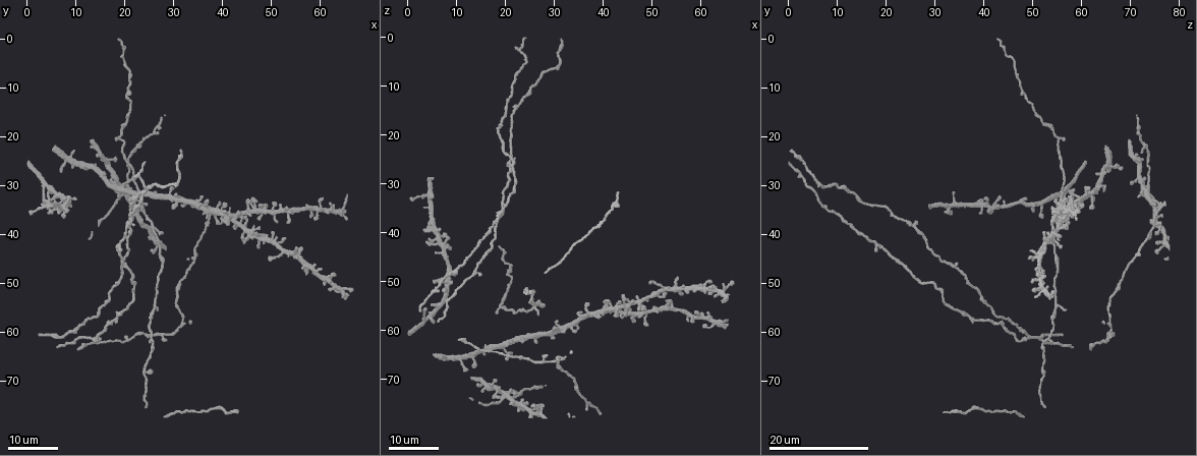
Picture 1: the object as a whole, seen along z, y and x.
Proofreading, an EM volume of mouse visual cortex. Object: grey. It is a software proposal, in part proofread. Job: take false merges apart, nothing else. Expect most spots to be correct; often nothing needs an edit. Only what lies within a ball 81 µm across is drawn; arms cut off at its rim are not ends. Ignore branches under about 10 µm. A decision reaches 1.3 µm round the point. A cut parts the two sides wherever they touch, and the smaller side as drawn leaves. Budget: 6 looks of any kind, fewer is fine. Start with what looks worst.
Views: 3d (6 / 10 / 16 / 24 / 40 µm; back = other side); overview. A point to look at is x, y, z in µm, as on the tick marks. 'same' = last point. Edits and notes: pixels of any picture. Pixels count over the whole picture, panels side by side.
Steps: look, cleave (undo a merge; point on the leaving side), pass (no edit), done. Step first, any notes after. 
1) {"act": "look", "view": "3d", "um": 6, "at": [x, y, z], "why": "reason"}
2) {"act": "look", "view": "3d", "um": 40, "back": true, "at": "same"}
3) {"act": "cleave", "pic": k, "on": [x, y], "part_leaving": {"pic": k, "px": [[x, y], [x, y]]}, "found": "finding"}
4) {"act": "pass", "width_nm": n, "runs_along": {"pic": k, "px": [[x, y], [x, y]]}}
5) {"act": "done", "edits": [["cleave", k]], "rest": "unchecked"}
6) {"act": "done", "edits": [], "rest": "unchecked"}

{"act": "look", "view": "3d", "um": 16, "at": [25.5, 54.5, 55.0]}

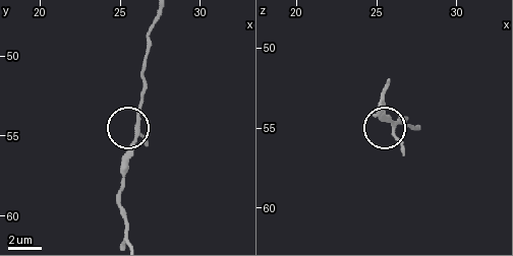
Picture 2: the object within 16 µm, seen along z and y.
{"act": "look", "view": "3d", "um": 6, "at": [26.0, 54.5, 54.7]}

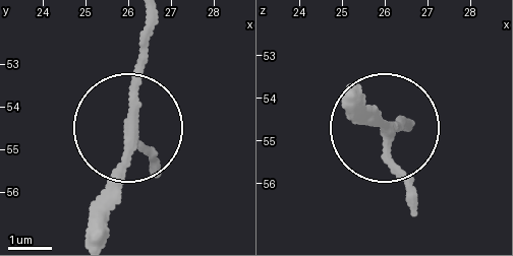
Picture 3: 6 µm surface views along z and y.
{"act": "pass", "arms": 3, "found": "continuous, no second neuron"}

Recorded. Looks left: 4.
{"act": "look", "view": "3d", "um": 24, "at": [14.0, 62.0, 47.5], "why": "narrows sharply"}

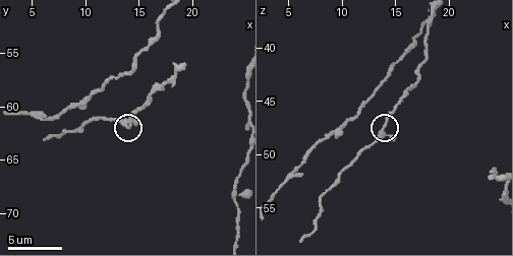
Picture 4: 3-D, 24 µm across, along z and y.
{"act": "look", "view": "3d", "um": 10, "at": [14.0, 62.0, 47.2], "why": "zoom in"}

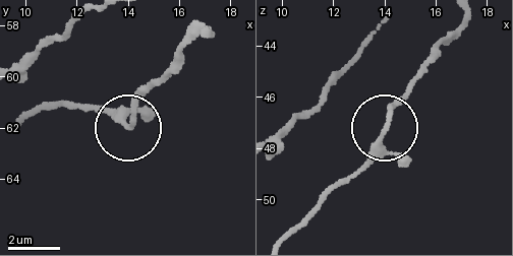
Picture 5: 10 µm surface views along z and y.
{"act": "pass", "found": "all the same neuron"}

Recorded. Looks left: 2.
{"act": "look", "view": "3d", "um": 24, "at": [21.0, 38.5, 26.0], "why": "side arm on a straight run"}

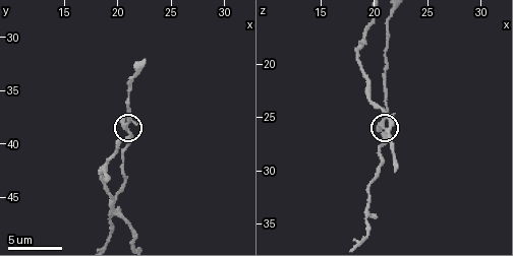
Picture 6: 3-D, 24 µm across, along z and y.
{"act": "look", "view": "3d", "um": 10, "at": "same"}

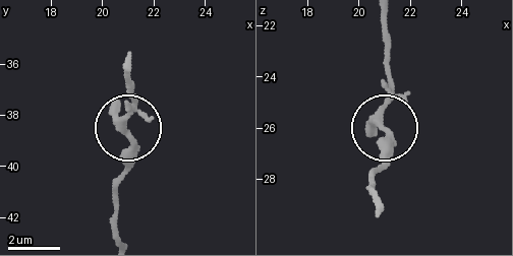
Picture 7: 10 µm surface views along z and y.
{"act": "pass", "runs_along": {"pic": 7, "px": [[117, 237], [114, 184], [134, 94]]}, "found": "continuous, no second neuron"}

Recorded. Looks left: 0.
{"act": "done", "edits": [], "rest": "unchecked"}

